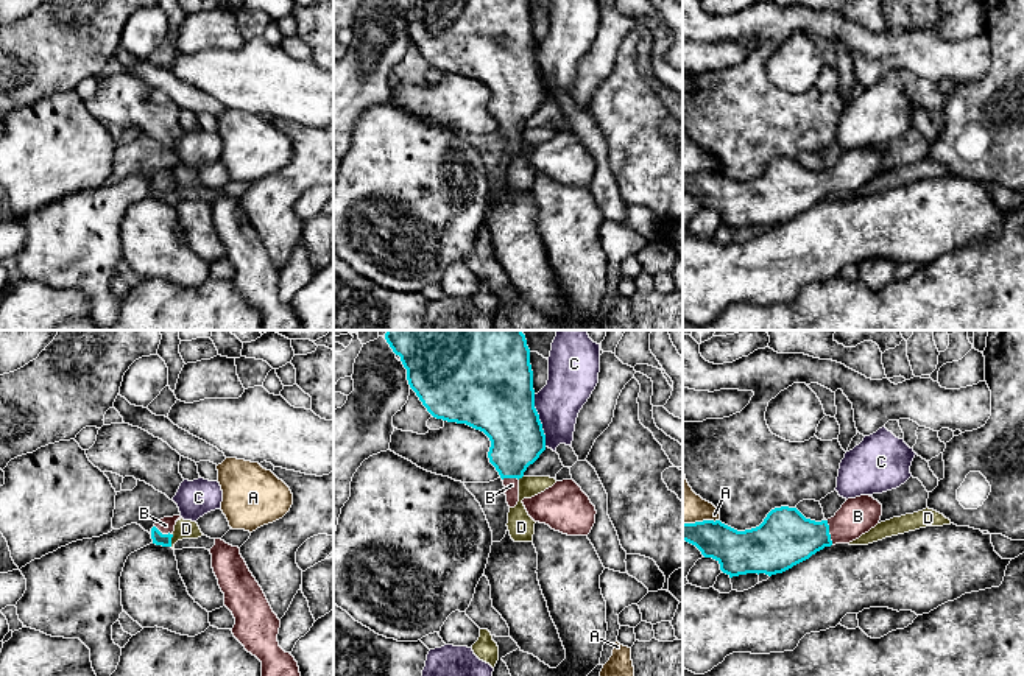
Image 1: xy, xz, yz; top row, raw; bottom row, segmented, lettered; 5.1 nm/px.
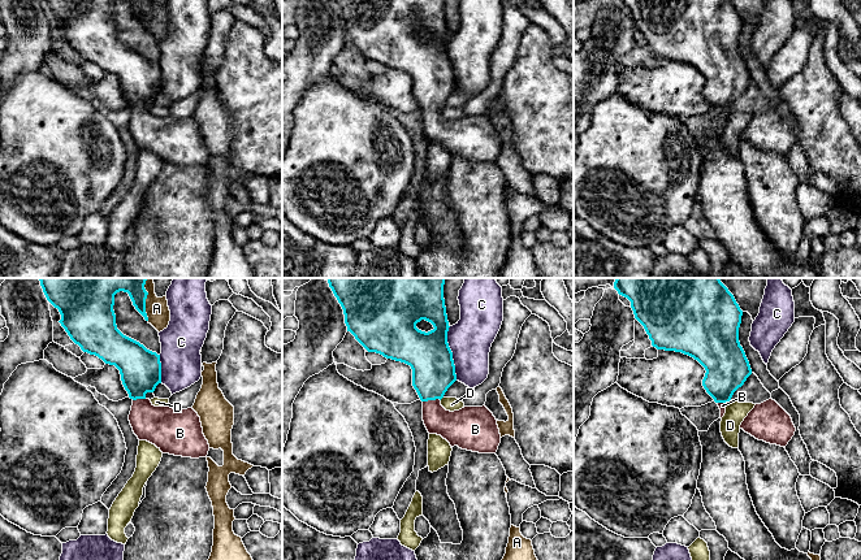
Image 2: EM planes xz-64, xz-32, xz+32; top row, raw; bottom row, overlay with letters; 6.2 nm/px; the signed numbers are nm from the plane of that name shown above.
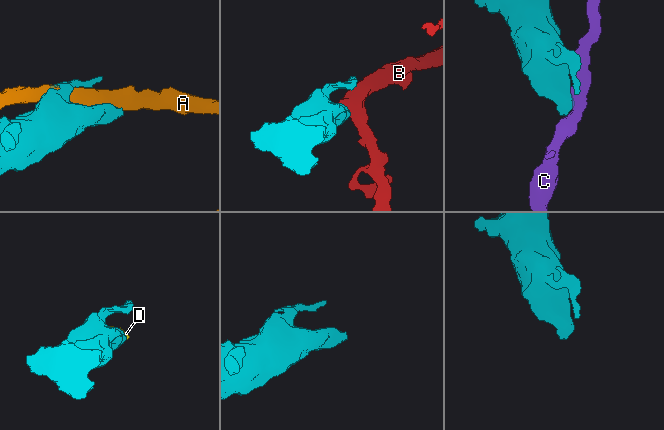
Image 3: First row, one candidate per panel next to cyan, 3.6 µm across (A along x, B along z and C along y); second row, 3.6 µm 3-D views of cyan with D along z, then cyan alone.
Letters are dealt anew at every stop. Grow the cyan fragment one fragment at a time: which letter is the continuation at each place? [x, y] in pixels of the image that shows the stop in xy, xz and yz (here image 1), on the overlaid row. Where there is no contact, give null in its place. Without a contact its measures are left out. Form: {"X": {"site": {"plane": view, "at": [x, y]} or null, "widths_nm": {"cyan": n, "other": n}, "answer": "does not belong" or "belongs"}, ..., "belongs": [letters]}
{"A": {"site": {"plane": "yz", "at": [700, 522]}, "widths_nm": {"cyan": 220, "other": 180}, "answer": "does not belong"}, "B": {"site": {"plane": "yz", "at": [828, 533]}, "widths_nm": {"cyan": 300, "other": 190}, "answer": "belongs"}, "C": {"site": {"plane": "xz", "at": [540, 421]}, "widths_nm": {"cyan": 380, "other": 240}, "answer": "does not belong"}, "D": {"site": {"plane": "xy", "at": [170, 541]}, "widths_nm": {"cyan": 70, "other": 100}, "answer": "does not belong"}, "belongs": ["B"]}

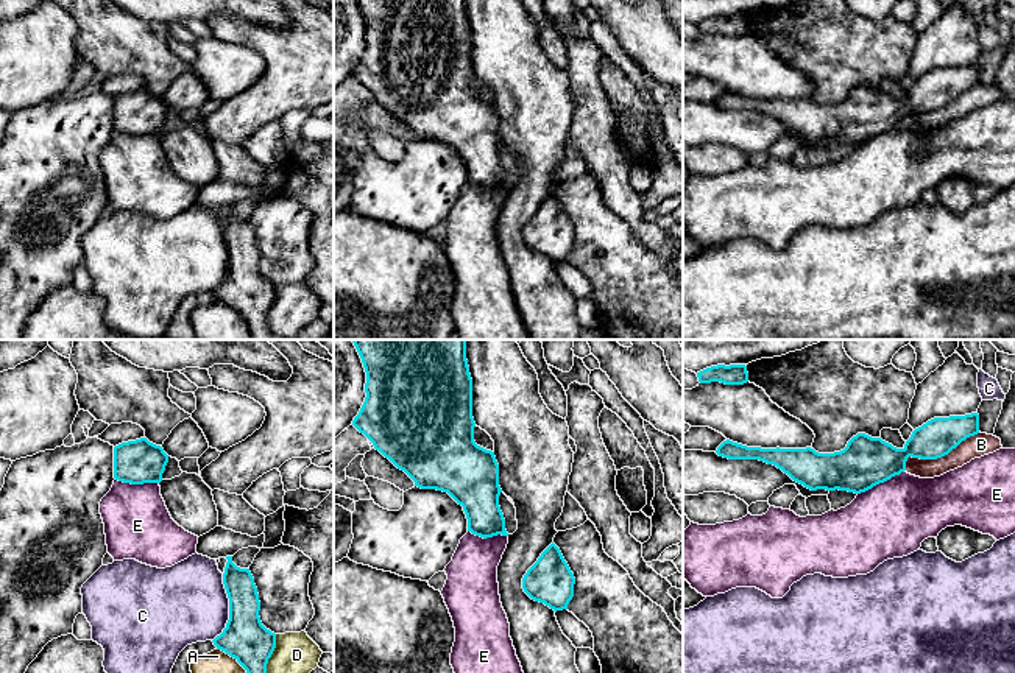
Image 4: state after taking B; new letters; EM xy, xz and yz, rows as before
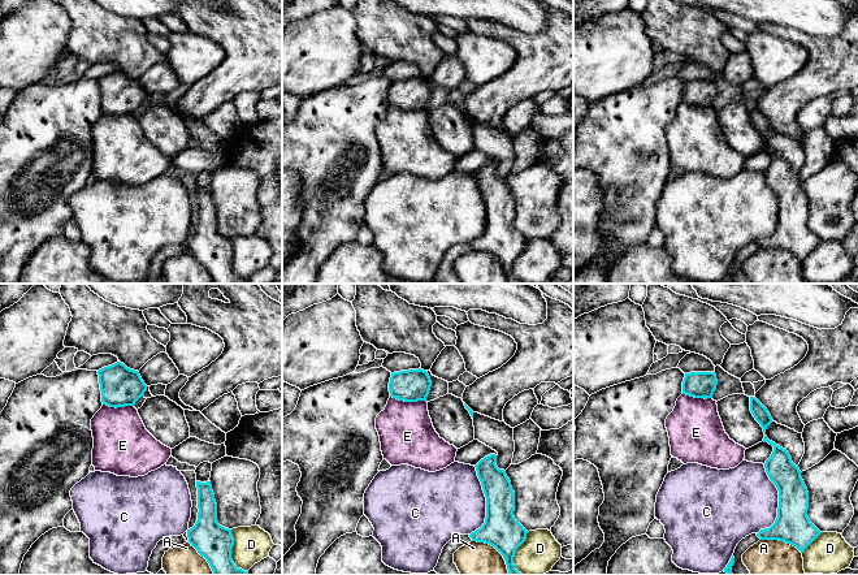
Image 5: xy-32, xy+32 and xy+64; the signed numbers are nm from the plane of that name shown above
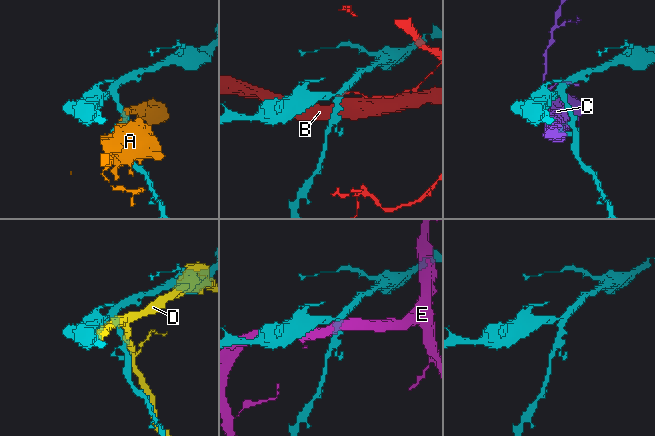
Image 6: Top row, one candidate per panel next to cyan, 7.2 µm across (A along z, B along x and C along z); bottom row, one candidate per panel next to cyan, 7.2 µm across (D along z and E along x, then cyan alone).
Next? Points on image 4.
{"A": {"site": {"plane": "xy", "at": [233, 656]}, "widths_nm": {"cyan": 220, "other": 120}, "answer": "does not belong"}, "B": {"site": {"plane": "yz", "at": [937, 457]}, "widths_nm": {"cyan": 200, "other": 120}, "answer": "does not belong"}, "C": {"site": {"plane": "xy", "at": [229, 608]}, "widths_nm": {"cyan": 220, "other": 420}, "answer": "does not belong"}, "D": {"site": {"plane": "xy", "at": [272, 653]}, "widths_nm": {"cyan": 220, "other": 200}, "answer": "does not belong"}, "E": {"site": {"plane": "yz", "at": [881, 482]}, "widths_nm": {"cyan": 260, "other": 380}, "answer": "does not belong"}, "belongs": []}

